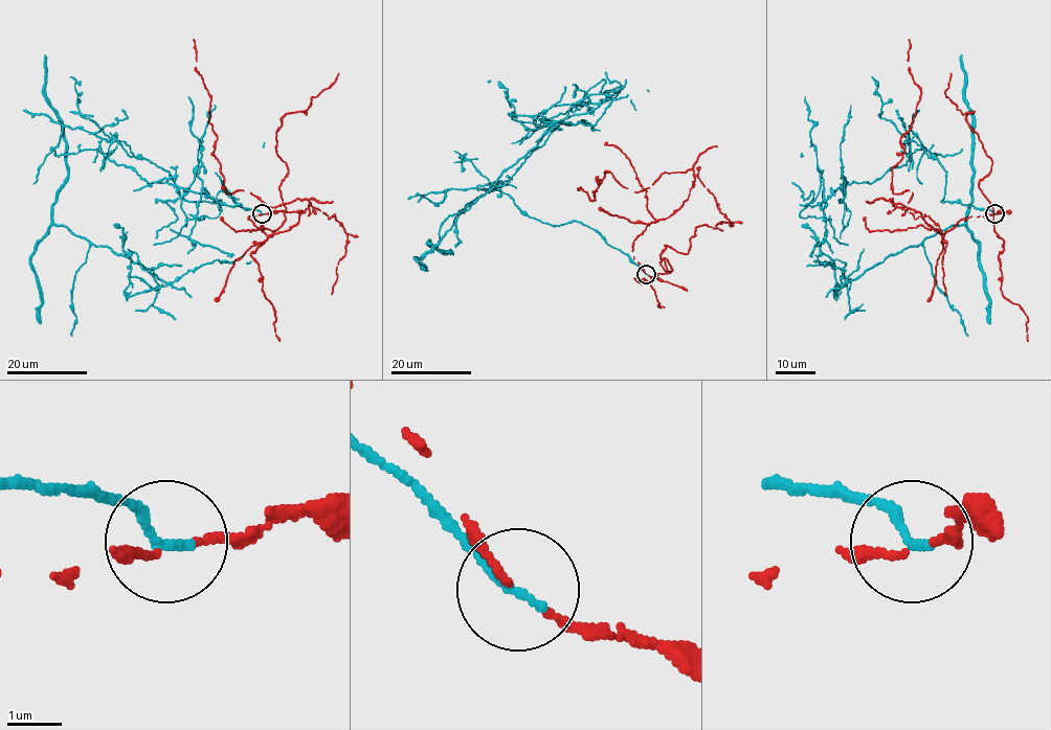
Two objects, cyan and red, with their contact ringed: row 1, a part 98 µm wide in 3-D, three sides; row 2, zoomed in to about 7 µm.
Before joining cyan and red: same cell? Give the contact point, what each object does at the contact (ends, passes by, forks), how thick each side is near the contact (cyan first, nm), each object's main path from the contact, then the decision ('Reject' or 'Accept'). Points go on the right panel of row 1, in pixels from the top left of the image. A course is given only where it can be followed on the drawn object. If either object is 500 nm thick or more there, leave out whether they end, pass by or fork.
Place: (994, 213). At the ring cyan ends. At the ring red passes by. Thickness 180 nm (cyan) against 100 nm. Course of cyan: (994, 213), (941, 201), (912, 140), (823, 189), (810, 256), (847, 283), (965, 222), (961, 54). Course of red: (993, 214), (961, 220), (943, 235), (890, 201), (903, 206), (912, 197), (892, 185), (921, 94), (909, 39). Reject

